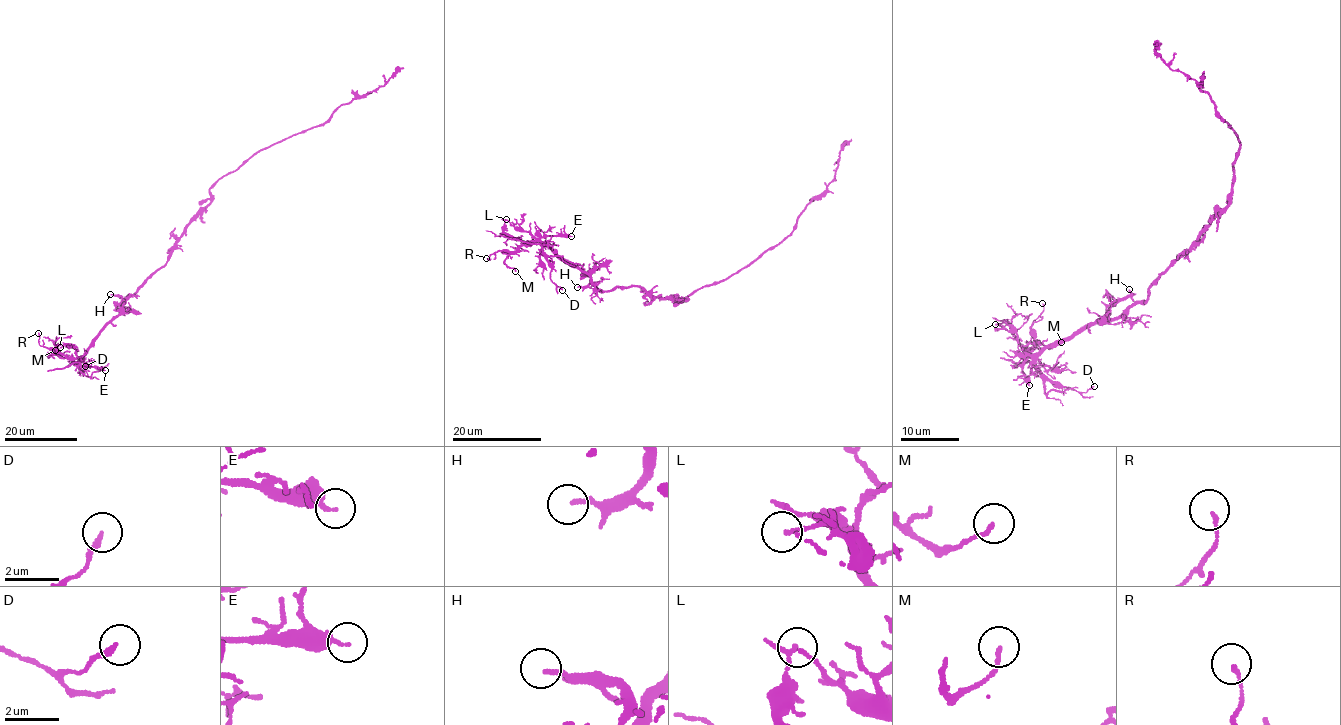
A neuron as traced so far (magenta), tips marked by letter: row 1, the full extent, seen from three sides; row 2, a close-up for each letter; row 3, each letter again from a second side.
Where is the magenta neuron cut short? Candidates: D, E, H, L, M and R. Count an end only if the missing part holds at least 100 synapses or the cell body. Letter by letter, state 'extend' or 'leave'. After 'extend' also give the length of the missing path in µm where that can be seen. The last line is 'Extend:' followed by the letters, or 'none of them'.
D: leave
E: leave
H: leave
L: leave
M: leave
R: leave
Extend: none of them

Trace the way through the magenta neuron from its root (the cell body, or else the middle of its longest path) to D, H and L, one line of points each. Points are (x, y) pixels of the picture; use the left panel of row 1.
D: (202, 209), (163, 266), (127, 295), (119, 312), (104, 325), (77, 372), (85, 366)
H: (202, 209), (181, 235), (163, 266), (151, 273), (132, 294), (127, 295), (121, 313), (121, 297), (110, 294)
L: (202, 209), (163, 266), (127, 295), (119, 312), (99, 330), (83, 355), (78, 356), (64, 344), (60, 347)

